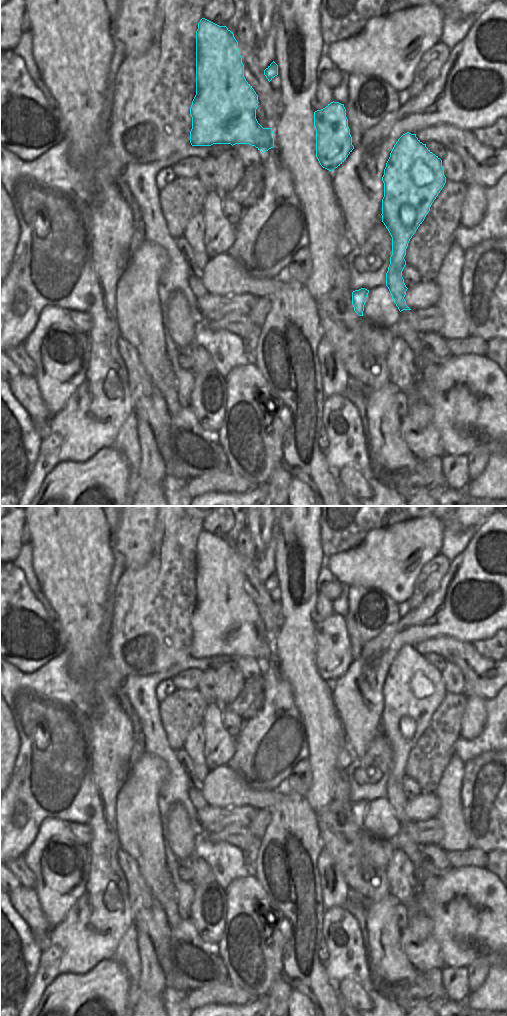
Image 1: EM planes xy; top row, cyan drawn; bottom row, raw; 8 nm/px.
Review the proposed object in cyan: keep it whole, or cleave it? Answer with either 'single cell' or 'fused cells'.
single cell

